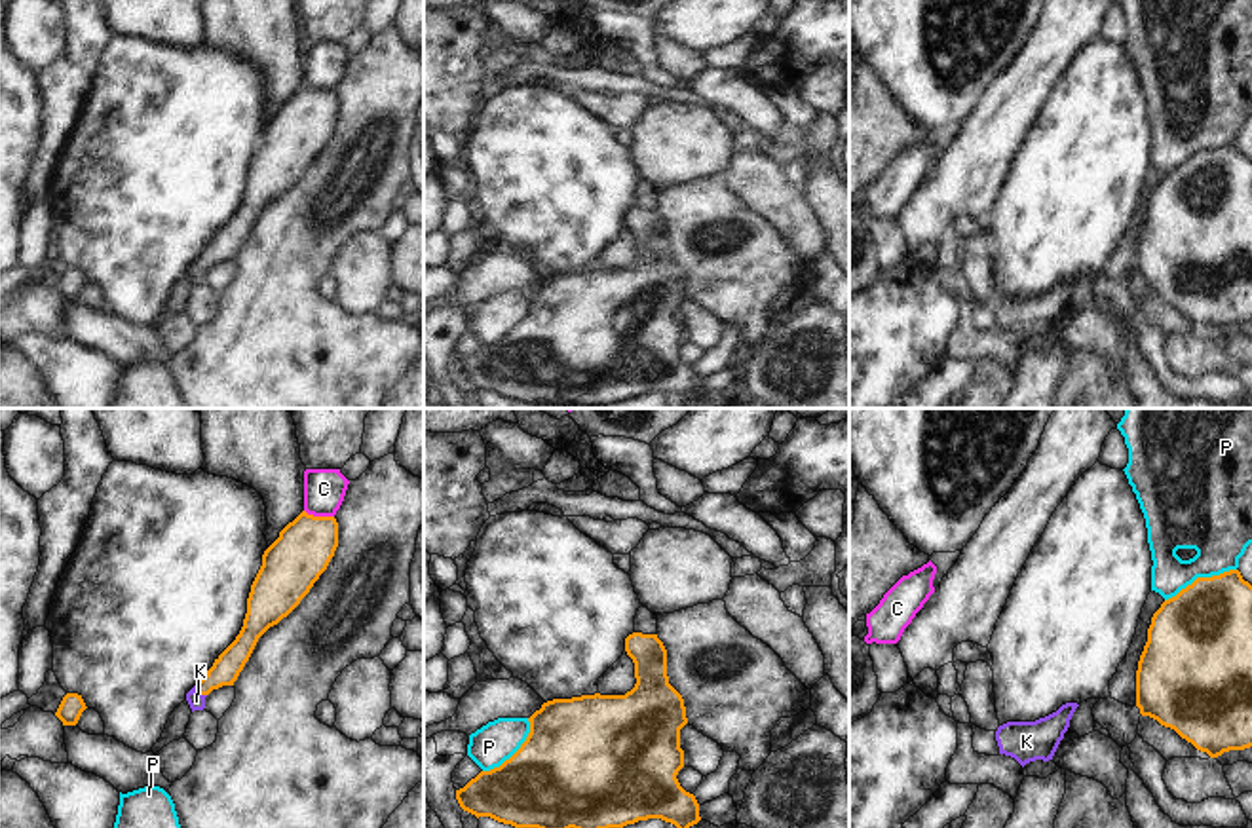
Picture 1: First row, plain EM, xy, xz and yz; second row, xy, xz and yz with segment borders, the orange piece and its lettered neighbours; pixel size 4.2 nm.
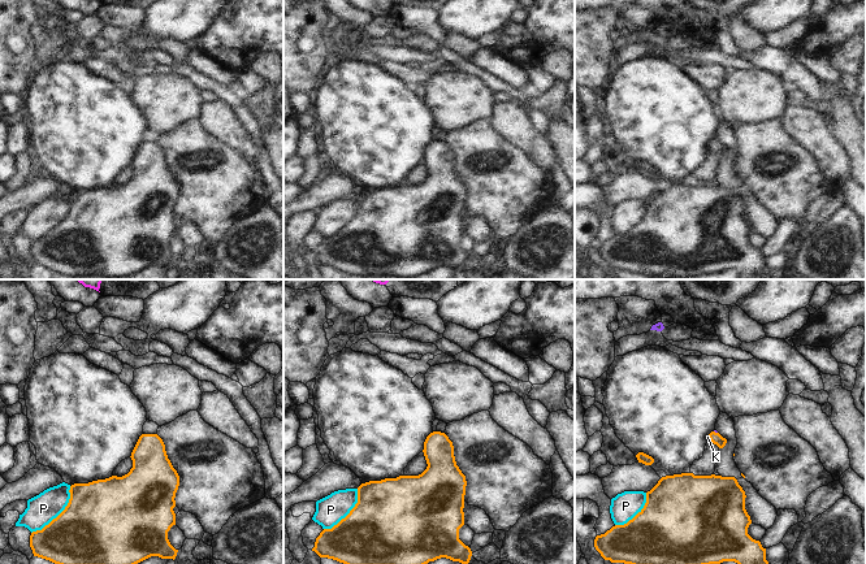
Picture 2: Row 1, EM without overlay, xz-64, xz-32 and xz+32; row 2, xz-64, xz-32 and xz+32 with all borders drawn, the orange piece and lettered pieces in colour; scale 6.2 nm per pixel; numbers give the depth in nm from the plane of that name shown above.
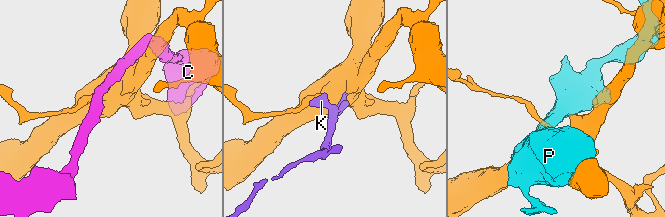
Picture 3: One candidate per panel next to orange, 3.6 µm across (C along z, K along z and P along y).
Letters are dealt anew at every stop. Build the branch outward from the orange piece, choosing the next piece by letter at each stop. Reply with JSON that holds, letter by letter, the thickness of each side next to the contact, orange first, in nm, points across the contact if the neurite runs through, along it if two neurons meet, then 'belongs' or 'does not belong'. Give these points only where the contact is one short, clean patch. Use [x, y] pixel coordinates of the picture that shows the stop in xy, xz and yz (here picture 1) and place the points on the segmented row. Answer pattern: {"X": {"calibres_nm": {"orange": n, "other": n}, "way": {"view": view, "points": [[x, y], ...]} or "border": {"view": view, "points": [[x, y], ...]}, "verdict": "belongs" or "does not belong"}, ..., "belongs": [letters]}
{"C": {"calibres_nm": {"orange": 240, "other": 180}, "verdict": "does not belong"}, "K": {"calibres_nm": {"orange": 120, "other": 70}, "way": {"view": "xy", "points": [[225, 671], [200, 694], [196, 701]]}, "verdict": "belongs"}, "P": {"calibres_nm": {"orange": 420, "other": 300}, "verdict": "does not belong"}, "belongs": ["K"]}

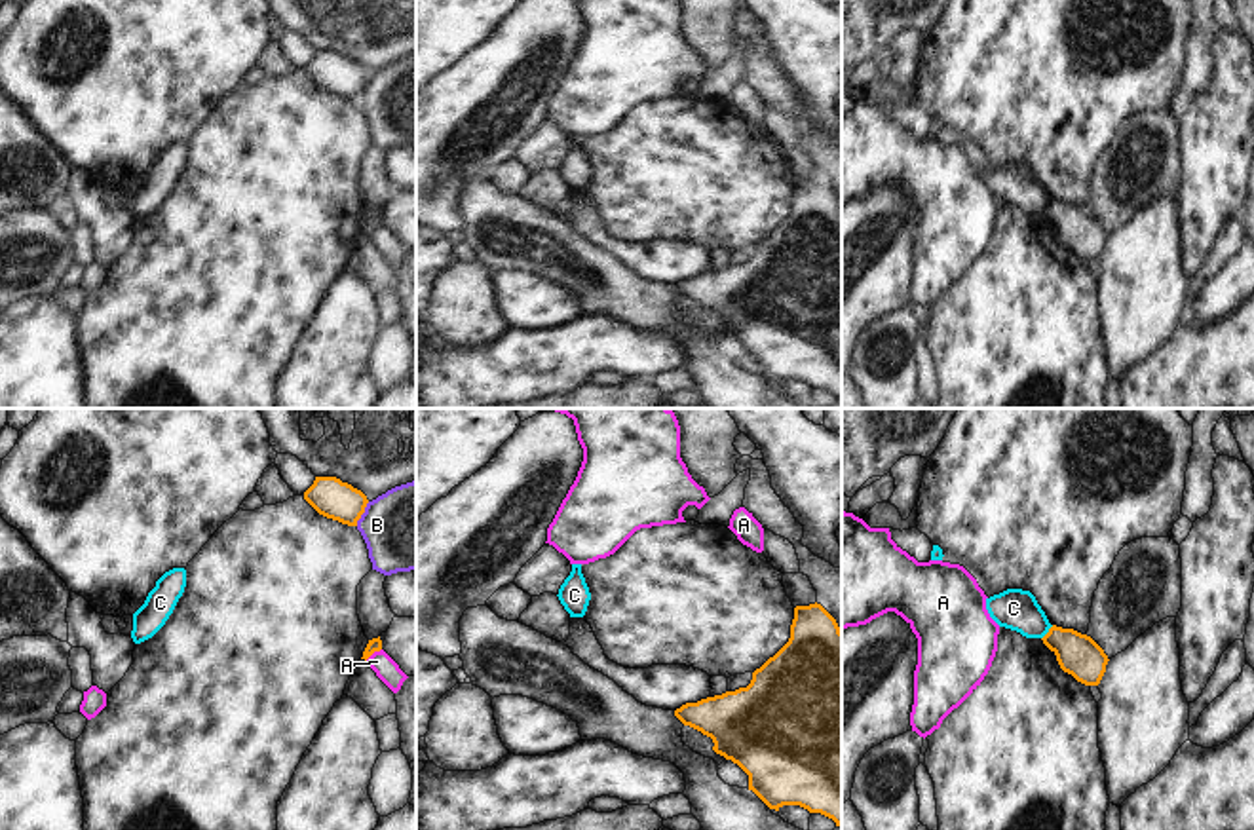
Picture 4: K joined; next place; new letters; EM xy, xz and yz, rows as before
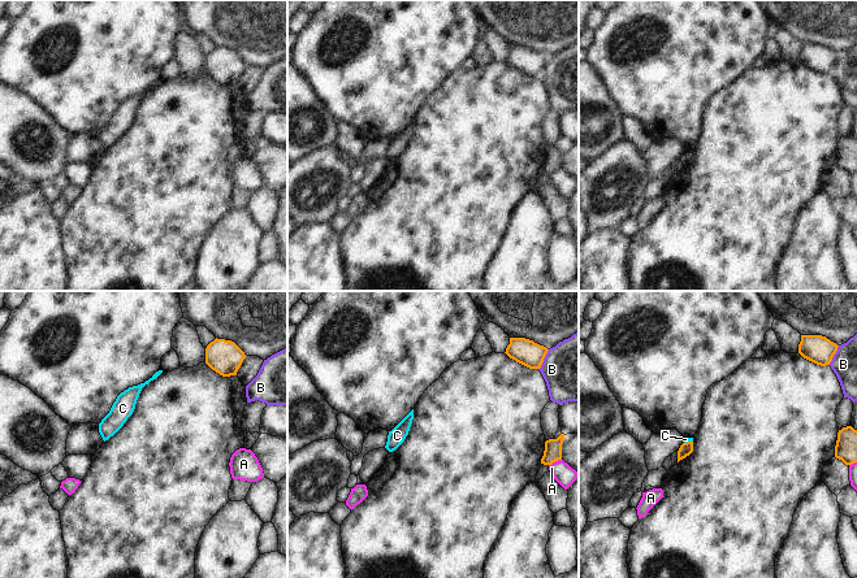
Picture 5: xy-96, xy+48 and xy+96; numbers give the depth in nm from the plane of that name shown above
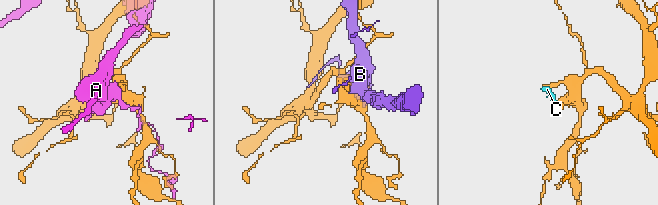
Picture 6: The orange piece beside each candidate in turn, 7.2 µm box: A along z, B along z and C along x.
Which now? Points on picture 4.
{"A": {"calibres_nm": {"orange": 60, "other": 100}, "verdict": "does not belong"}, "B": {"calibres_nm": {"orange": 170, "other": 360}, "verdict": "does not belong"}, "C": {"calibres_nm": {"orange": 180, "other": 170}, "border": {"view": "yz", "points": [[1053, 625], [1042, 639]]}, "verdict": "does not belong"}, "belongs": []}

